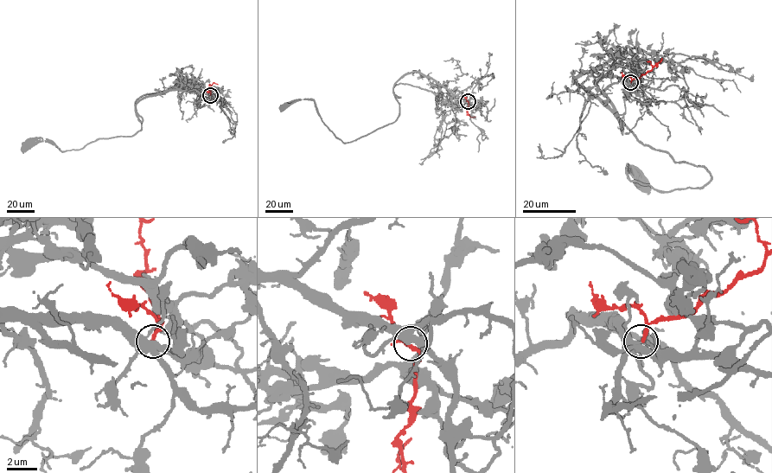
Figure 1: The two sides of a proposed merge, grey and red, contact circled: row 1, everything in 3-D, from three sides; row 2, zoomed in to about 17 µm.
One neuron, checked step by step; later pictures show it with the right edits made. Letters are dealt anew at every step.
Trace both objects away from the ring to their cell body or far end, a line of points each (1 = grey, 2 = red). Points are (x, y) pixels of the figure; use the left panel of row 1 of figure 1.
1: (210, 95), (172, 90), (143, 97), (135, 107), (141, 129), (130, 136), (64, 151), (44, 140), (26, 145)
2: (210, 95), (209, 87), (213, 82), (218, 84)

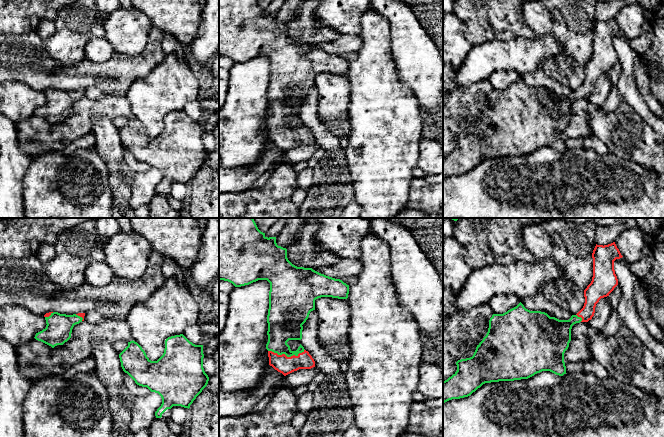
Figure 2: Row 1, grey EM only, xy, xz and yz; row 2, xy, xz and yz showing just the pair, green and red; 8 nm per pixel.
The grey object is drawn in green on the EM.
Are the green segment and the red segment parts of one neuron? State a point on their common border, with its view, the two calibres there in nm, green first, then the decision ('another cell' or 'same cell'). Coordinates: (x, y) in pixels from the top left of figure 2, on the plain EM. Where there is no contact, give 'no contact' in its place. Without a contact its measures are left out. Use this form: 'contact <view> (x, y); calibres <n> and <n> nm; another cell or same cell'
contact xz (286, 131); calibres 260 and 140 nm; same cell

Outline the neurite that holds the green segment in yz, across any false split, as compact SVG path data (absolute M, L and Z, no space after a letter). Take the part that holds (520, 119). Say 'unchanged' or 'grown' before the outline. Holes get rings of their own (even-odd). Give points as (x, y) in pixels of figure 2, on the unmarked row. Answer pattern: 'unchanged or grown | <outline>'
grown | M615 18L604 22L596 20L592 29L593 53L584 66L584 82L569 96L559 96L541 87L530 87L521 78L503 90L493 90L488 108L477 121L473 132L458 136L457 147L443 157L443 179L468 173L485 159L528 155L542 147L559 152L566 150L564 129L571 117L572 102L591 96L599 76L609 72L618 61L614 37L622 33Z

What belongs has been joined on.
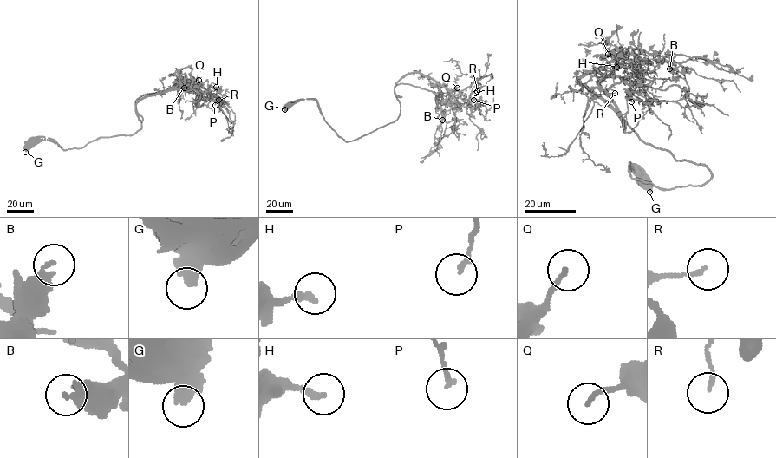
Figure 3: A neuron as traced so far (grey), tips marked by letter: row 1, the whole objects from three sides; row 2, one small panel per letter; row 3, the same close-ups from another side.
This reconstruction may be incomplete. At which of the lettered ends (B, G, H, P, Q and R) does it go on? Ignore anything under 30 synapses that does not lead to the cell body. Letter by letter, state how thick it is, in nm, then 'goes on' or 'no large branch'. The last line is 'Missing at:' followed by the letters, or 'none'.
B: 360 nm thick; no large branch
G: 460 nm thick; no large branch
H: 260 nm thick; no large branch
P: 160 nm thick; no large branch
Q: 190 nm thick; no large branch
R: 140 nm thick; no large branch
Missing at: none

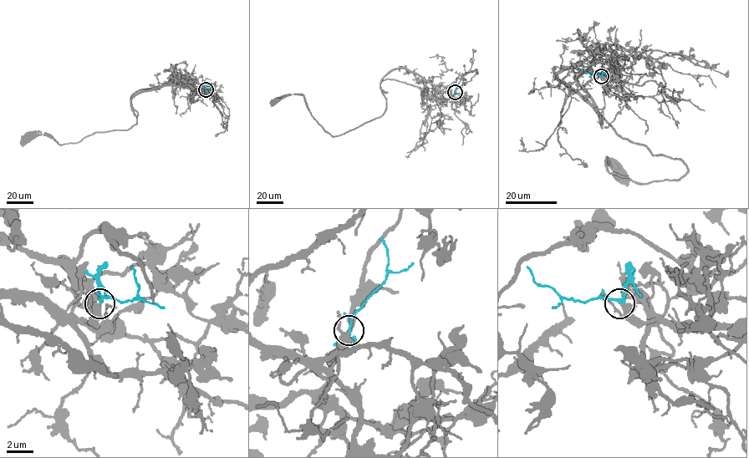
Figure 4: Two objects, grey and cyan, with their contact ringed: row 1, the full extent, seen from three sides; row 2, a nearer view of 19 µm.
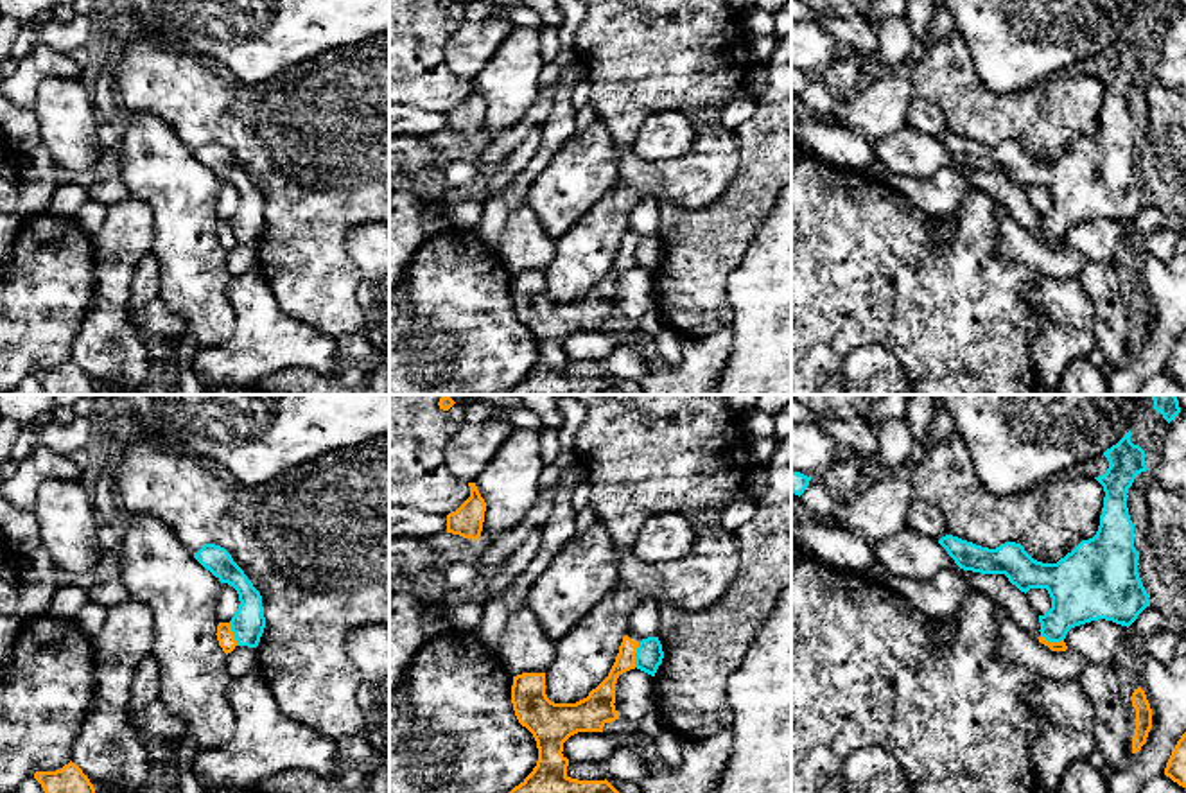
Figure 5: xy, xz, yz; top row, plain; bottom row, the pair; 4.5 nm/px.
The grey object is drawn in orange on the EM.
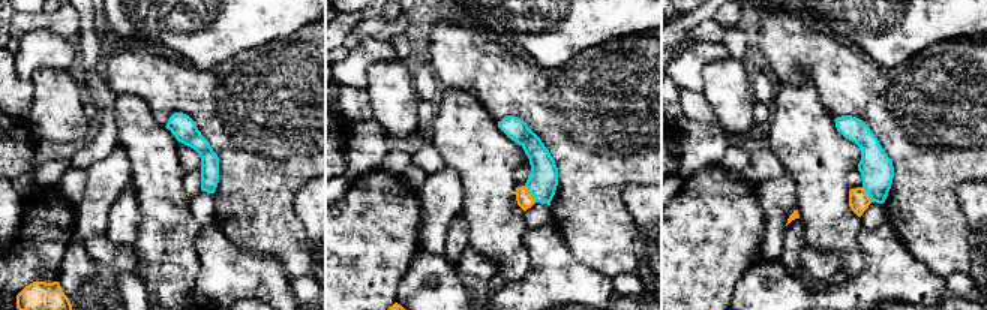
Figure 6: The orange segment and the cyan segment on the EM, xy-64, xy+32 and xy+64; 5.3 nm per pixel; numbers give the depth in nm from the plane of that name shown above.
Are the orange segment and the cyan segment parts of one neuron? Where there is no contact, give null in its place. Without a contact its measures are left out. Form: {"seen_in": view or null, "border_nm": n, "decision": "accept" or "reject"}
{"seen_in": "xz", "border_nm": 110, "decision": "reject"}

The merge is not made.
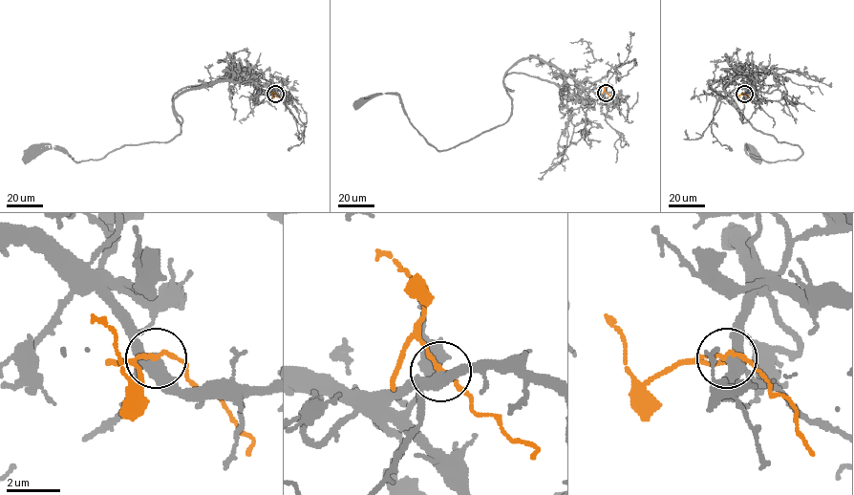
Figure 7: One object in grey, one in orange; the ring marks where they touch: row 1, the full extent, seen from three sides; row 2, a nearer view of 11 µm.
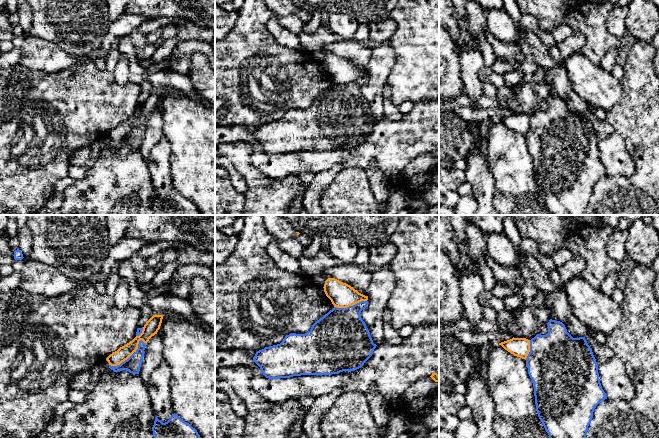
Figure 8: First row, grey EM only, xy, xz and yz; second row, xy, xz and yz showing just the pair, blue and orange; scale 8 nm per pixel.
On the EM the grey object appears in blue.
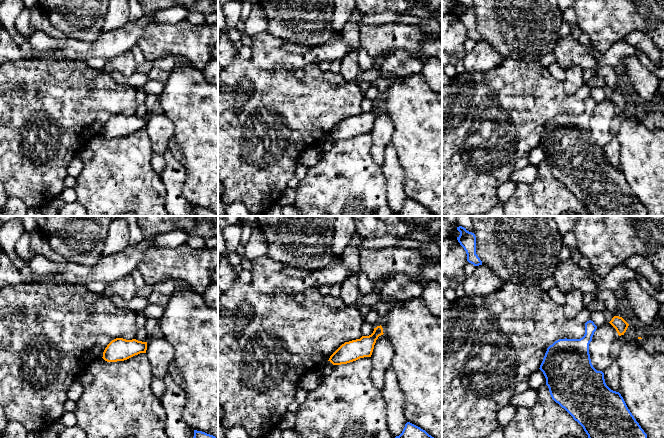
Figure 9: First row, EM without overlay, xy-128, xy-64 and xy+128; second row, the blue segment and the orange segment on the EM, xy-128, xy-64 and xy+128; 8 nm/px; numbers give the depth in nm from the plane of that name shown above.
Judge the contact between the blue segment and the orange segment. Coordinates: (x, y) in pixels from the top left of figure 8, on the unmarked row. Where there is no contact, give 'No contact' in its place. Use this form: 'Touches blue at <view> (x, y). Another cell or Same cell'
Touches blue at xy (130, 132). Another cell

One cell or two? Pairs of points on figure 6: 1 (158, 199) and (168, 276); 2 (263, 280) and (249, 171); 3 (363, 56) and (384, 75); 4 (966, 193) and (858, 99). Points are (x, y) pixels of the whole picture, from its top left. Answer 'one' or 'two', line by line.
1: one
2: two
3: two
4: two

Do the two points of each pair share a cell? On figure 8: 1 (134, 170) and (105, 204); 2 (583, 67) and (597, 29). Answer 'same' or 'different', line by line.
1: same
2: different

